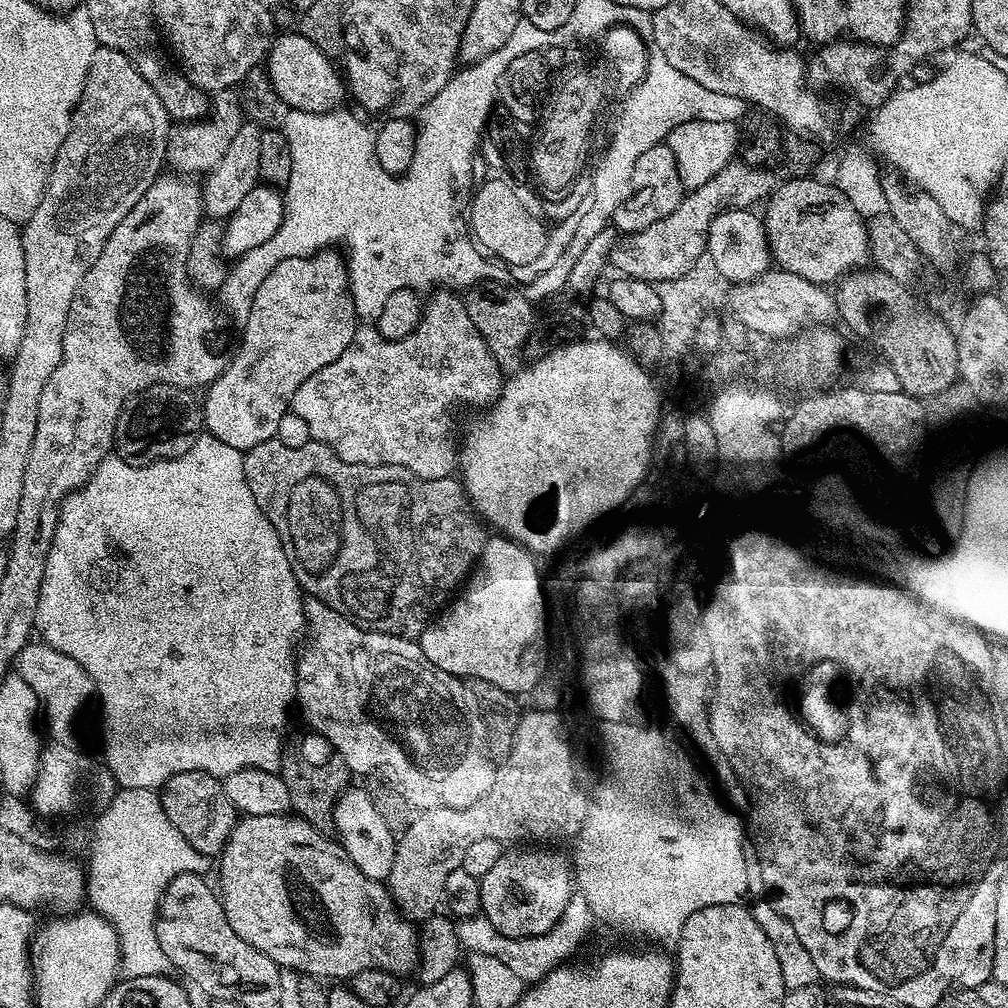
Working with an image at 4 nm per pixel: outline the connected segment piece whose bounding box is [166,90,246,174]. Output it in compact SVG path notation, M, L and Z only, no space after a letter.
M235 91L217 92L211 97L210 111L202 120L189 120L176 122L168 129L168 154L166 157L169 165L173 164L175 171L180 174L207 174L222 162L222 157L238 134L241 124L245 123L244 109L240 107L240 98Z

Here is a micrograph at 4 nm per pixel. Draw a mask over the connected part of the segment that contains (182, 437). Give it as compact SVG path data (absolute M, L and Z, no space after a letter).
M151 384L149 388L128 397L116 423L115 455L123 456L134 464L152 464L156 460L169 460L171 456L181 456L186 450L190 450L192 441L201 435L204 428L201 401L197 397L195 400L192 396L195 395L191 391L173 384Z

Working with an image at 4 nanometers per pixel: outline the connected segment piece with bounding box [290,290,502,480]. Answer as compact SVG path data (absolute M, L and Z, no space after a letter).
M436 290L432 294L433 296L429 300L427 298L426 303L423 305L423 312L416 328L408 337L392 341L380 336L379 330L375 326L369 326L369 328L357 327L352 345L346 350L342 350L340 357L334 362L330 362L330 366L322 366L322 370L318 370L313 376L306 378L306 382L302 382L302 386L298 386L290 405L291 415L293 417L296 415L304 423L305 430L309 432L307 435L311 439L317 440L319 444L325 444L330 450L334 450L334 454L338 454L338 458L342 458L342 462L402 466L406 470L410 470L410 474L414 474L423 480L437 480L443 476L451 477L458 468L458 440L457 437L456 440L452 437L451 422L444 419L447 418L452 404L456 404L461 400L464 404L484 404L483 406L488 406L500 395L502 387L500 363L494 358L490 346L486 346L482 334L478 334L478 326L474 326L474 322L470 322L470 314L466 314L463 299L452 290Z

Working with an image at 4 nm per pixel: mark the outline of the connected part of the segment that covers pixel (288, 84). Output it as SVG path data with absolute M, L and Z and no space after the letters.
M292 30L285 36L277 35L267 51L266 71L274 90L278 90L278 98L286 102L289 109L306 110L307 112L331 112L339 109L346 96L346 80L336 73L333 61L310 38Z

